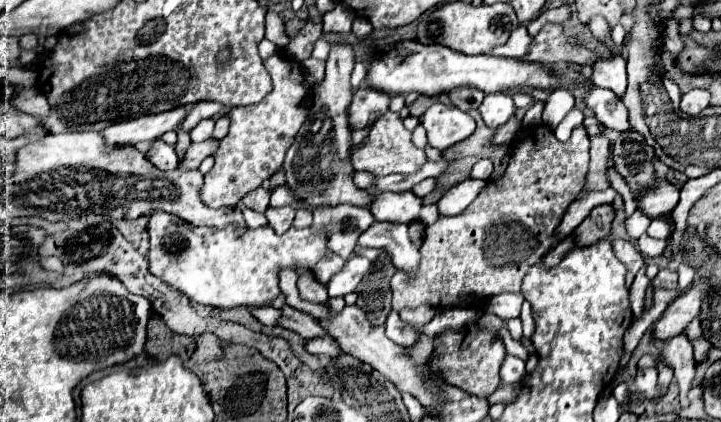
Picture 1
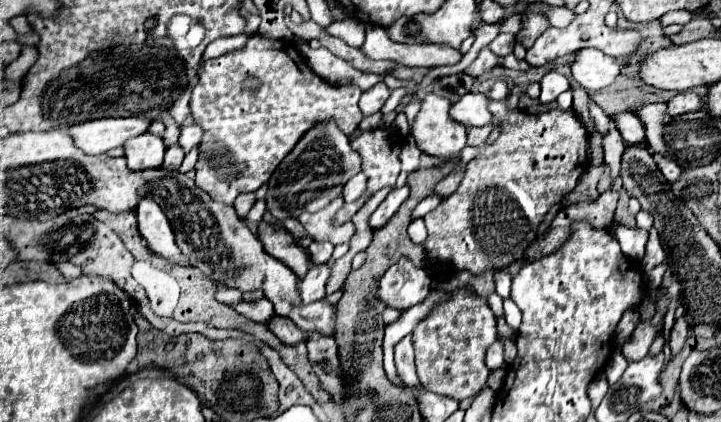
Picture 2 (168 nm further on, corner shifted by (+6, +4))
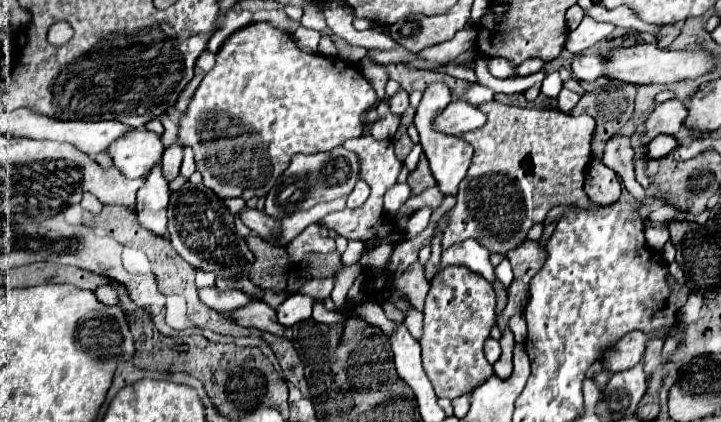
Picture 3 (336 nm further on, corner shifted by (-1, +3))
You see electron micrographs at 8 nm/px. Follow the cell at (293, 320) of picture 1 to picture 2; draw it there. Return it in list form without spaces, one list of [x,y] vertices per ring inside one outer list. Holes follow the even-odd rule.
[[[261,299],[261,301],[255,301],[255,303],[241,301],[239,305],[235,305],[235,309],[241,315],[245,315],[247,319],[263,323],[263,325],[269,325],[271,319],[275,317],[275,309],[273,309],[273,303],[269,299]]]

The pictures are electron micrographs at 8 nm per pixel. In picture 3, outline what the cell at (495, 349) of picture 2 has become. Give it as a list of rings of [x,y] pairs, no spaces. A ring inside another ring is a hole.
[[[488,338],[484,344],[484,354],[486,354],[486,360],[494,364],[500,358],[500,344],[494,338]]]

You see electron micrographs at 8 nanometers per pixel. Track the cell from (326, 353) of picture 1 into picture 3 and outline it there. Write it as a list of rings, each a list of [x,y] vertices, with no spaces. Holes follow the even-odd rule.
[[[254,300],[252,304],[248,304],[244,308],[238,308],[238,310],[232,310],[224,316],[228,320],[234,320],[240,326],[246,326],[246,328],[248,326],[258,328],[258,330],[264,330],[264,332],[270,332],[270,334],[276,334],[276,336],[284,334],[284,328],[276,324],[274,310],[262,300]]]

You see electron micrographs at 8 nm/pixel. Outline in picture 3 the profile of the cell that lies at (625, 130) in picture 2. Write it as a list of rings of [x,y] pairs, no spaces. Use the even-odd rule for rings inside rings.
[[[658,136],[654,142],[650,142],[648,148],[648,158],[664,158],[668,156],[672,150],[676,150],[680,144],[676,142],[674,136]]]

